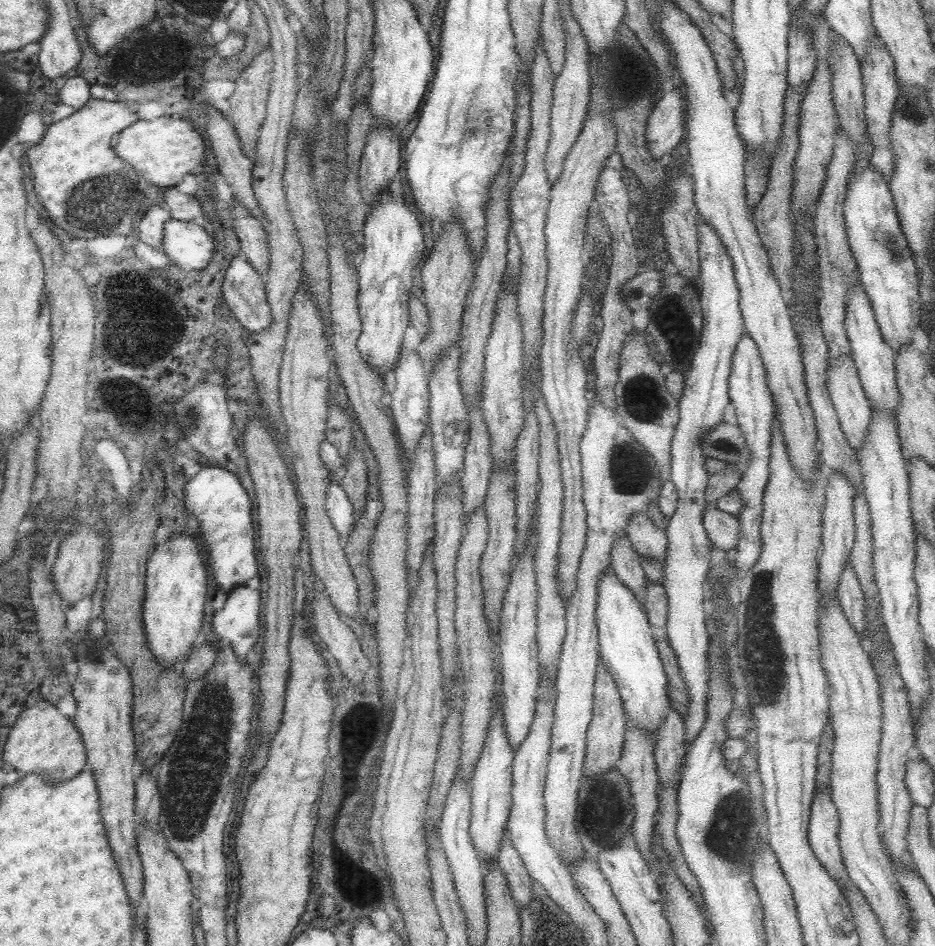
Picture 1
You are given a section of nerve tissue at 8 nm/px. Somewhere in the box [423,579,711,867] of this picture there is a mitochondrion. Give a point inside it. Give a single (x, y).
(603, 823)

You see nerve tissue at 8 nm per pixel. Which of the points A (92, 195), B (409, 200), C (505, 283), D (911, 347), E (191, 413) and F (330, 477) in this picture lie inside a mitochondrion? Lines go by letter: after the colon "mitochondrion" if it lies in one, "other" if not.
A: mitochondrion
B: other
C: other
D: other
E: mitochondrion
F: other

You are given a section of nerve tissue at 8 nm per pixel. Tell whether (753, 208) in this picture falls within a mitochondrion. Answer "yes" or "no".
no

